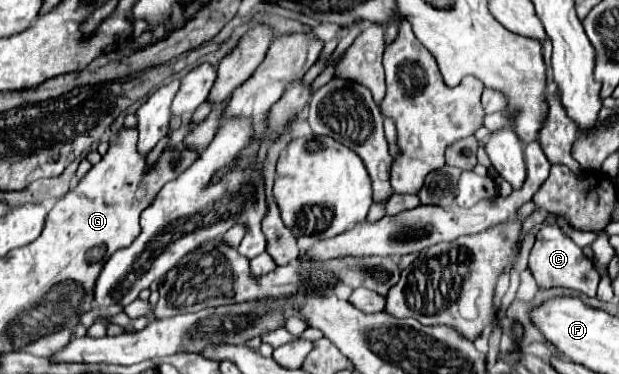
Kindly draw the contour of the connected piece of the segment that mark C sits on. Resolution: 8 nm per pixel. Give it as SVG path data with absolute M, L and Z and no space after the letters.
M557 224L543 226L537 232L535 244L529 254L529 270L537 280L539 288L569 288L583 292L587 296L595 296L597 292L597 284L599 284L597 270L593 268L593 264L589 264L583 250L571 238L567 238Z

